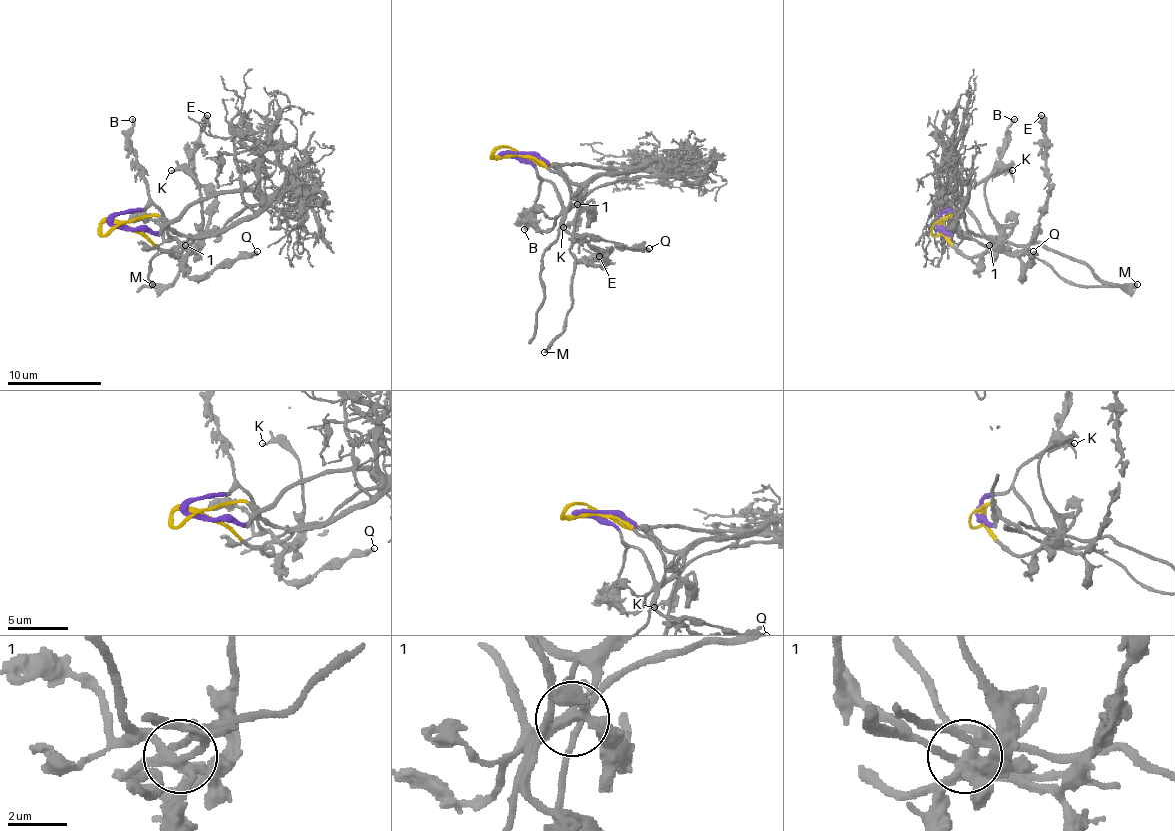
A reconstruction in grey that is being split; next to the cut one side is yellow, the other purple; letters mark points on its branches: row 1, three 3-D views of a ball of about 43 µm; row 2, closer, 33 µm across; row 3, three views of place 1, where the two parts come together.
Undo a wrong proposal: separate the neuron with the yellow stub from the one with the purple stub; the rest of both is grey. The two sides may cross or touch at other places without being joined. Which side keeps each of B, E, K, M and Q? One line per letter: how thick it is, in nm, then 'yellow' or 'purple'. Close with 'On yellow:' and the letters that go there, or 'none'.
B: 200 nm thick; purple
E: 550 nm thick; yellow
K: 150 nm thick; purple
M: 240 nm thick; purple
Q: 240 nm thick; yellow
On yellow: E, Q

